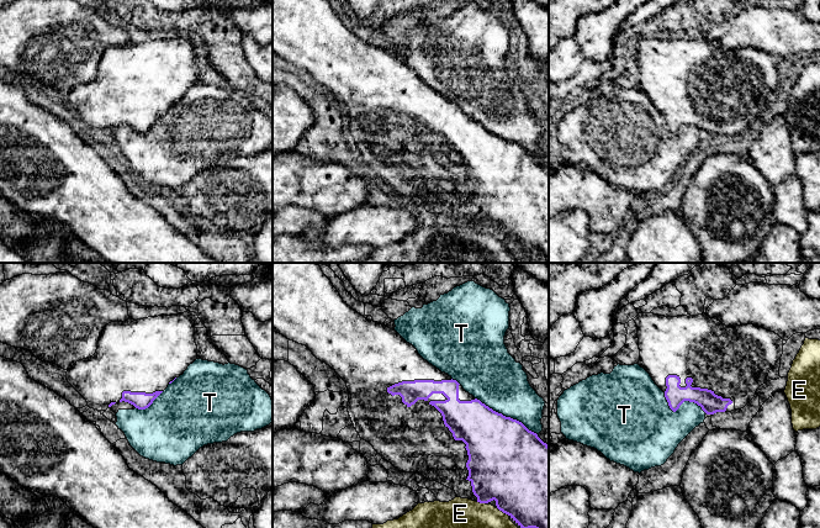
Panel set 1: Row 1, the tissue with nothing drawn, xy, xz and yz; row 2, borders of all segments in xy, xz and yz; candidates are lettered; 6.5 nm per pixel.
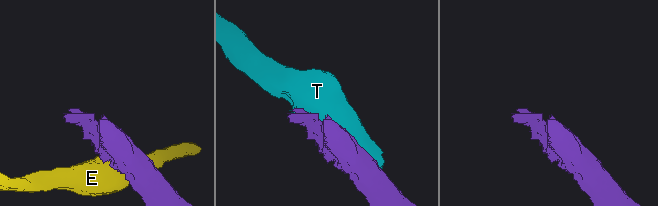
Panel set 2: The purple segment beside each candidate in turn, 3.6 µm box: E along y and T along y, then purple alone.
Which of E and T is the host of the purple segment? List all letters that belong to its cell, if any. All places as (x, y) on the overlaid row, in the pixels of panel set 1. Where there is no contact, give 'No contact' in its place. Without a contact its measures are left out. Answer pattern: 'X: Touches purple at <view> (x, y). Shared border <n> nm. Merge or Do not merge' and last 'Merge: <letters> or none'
E: Touches purple at xz (503, 512). Shared border 100 nm. Do not merge
T: Touches purple at xz (508, 417). Shared border 500 nm. Do not merge
Merge: none

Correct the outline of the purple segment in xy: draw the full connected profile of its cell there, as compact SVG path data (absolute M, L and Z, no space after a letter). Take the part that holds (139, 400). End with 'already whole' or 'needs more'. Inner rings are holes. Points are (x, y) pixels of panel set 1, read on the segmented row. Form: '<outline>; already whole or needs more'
M187 311L137 321L111 322L105 326L97 340L96 353L90 358L76 361L67 371L67 380L86 400L90 408L106 411L112 405L125 401L138 410L146 410L169 384L182 375L187 366L197 359L194 327L197 318L197 313Z; needs more

